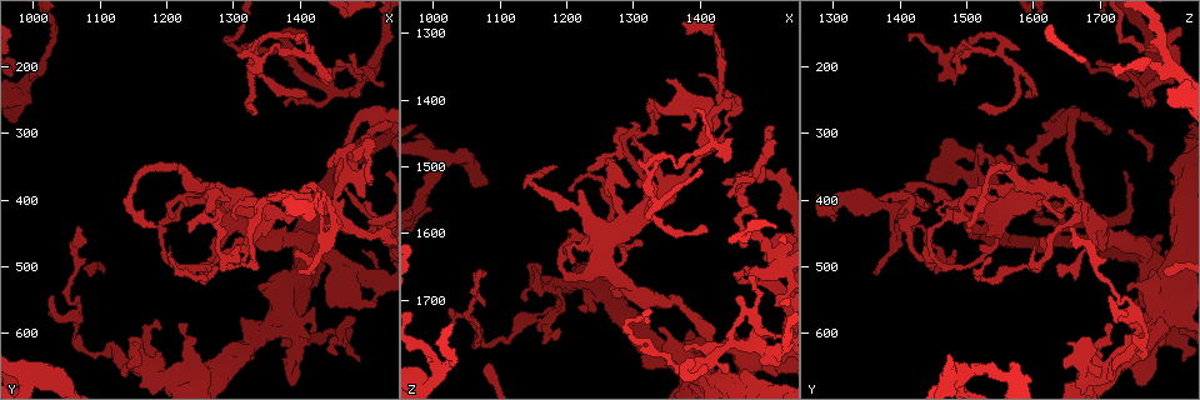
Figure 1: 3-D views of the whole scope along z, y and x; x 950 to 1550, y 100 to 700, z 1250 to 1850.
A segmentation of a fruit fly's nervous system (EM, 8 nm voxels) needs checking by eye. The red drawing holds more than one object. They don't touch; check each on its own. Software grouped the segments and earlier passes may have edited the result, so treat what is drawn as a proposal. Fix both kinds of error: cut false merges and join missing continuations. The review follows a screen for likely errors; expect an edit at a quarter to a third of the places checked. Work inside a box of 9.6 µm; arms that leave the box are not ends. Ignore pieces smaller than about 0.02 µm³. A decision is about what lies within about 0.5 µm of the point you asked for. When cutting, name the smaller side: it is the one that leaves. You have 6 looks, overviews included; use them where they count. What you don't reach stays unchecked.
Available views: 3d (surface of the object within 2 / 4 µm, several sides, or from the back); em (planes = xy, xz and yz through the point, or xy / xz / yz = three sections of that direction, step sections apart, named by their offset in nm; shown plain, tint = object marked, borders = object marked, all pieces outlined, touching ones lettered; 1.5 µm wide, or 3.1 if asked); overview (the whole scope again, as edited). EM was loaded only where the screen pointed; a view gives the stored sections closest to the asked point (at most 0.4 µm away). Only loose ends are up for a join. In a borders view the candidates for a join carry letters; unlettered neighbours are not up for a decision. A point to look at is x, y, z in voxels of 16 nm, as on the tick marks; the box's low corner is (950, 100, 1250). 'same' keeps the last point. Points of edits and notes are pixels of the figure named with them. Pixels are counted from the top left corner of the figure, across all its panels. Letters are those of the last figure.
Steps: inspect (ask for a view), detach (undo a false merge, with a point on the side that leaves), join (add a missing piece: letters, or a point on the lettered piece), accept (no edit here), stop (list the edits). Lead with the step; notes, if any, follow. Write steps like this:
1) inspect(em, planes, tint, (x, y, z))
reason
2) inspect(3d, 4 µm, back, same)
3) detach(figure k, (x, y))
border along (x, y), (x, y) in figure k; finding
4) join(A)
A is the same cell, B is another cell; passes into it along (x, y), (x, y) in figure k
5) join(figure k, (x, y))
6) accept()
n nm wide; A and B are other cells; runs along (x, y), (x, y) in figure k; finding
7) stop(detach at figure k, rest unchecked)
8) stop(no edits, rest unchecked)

inspect(em, xz, step 4, borders, (1485, 575, 1810))
branch stops here

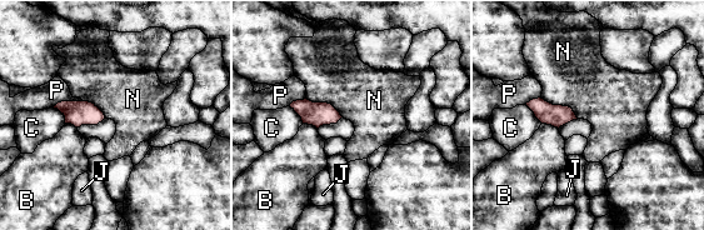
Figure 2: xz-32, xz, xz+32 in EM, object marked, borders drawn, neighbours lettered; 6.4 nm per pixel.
inspect(em, planes, borders, same)
cut it another way

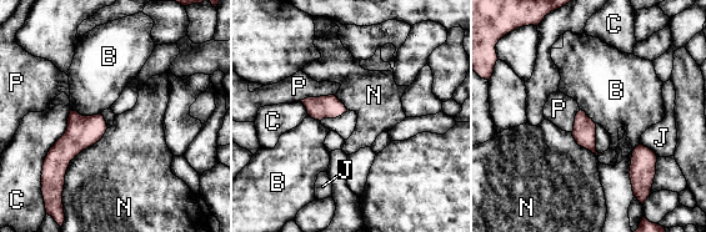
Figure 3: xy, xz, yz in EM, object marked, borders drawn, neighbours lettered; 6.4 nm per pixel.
accept()
140 nm wide; B, C, J, N and P are other cells; border along (71, 110), (83, 115), (100, 114) in figure 3; no lettered piece goes on from it

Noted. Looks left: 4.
inspect(em, planes, borders, (1070, 440, 1655))
thin end

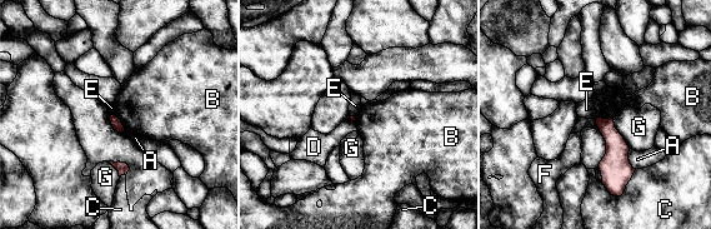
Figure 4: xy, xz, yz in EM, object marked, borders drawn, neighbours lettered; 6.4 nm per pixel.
accept()
A, B, C, D, E, F and G are other cells; border along (115, 114), (126, 130) in figure 4; none of them fits

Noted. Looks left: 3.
inspect(em, xz, step 4, tint, (1375, 175, 1810))
arms part here

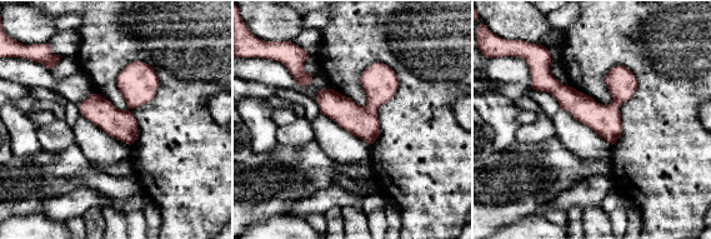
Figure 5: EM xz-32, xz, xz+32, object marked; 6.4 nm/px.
inspect(em, planes, tint, same)
cut it another way

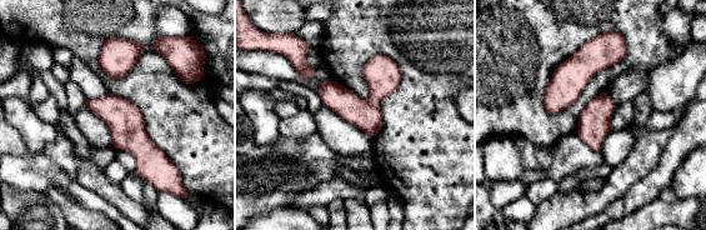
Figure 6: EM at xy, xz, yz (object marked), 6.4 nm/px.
inspect(em, planes, borders, same)
see the neighbours

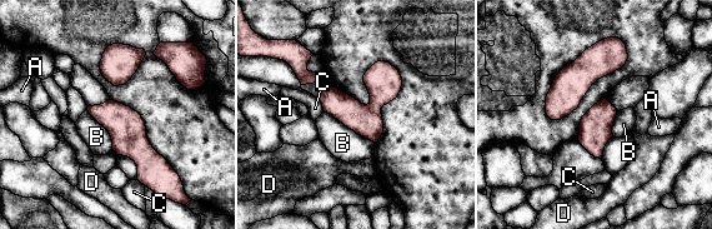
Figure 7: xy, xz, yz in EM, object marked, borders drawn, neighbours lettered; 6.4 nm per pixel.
accept()
A, B, C and D are other cells; runs along (91, 109), (140, 150), (155, 183) in figure 7; one neuron here

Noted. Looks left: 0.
stop(no edits, rest unchecked)

